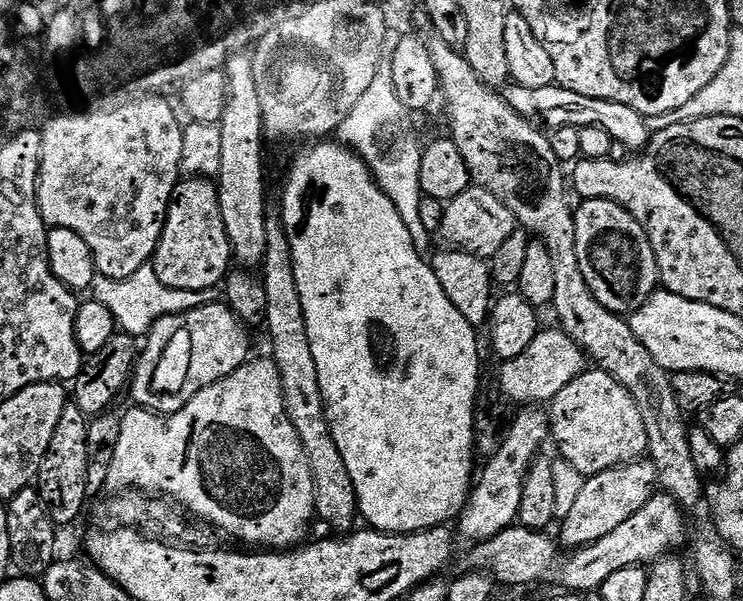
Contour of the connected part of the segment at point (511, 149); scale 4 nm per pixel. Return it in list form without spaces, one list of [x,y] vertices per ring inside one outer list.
[[[433,35],[431,39],[427,41],[427,46],[430,50],[430,58],[434,62],[436,76],[440,80],[442,104],[444,100],[445,106],[448,107],[448,128],[452,131],[449,132],[450,139],[458,146],[458,151],[466,161],[466,170],[470,170],[472,184],[494,194],[494,198],[502,201],[510,210],[510,214],[514,214],[517,225],[535,237],[539,243],[544,244],[546,250],[550,250],[554,270],[554,298],[550,307],[558,310],[559,331],[566,333],[582,349],[585,357],[591,363],[592,360],[596,363],[593,365],[599,371],[610,374],[610,378],[618,381],[630,394],[630,398],[634,398],[638,406],[638,414],[642,414],[642,422],[646,426],[648,439],[646,456],[654,466],[659,487],[667,495],[675,498],[681,509],[689,510],[688,508],[694,507],[699,500],[701,503],[705,499],[706,488],[703,482],[702,484],[700,482],[702,474],[698,466],[694,466],[694,457],[690,455],[688,442],[690,424],[689,421],[684,421],[687,420],[686,413],[678,406],[678,398],[674,398],[670,373],[662,366],[658,366],[650,350],[646,350],[646,346],[638,342],[631,323],[625,317],[615,316],[613,312],[606,310],[606,306],[602,306],[602,302],[598,302],[598,298],[590,294],[590,286],[586,286],[582,266],[578,266],[576,218],[573,205],[568,205],[570,192],[566,187],[566,172],[560,160],[554,158],[554,150],[550,150],[548,136],[540,133],[535,128],[537,125],[529,117],[518,114],[518,110],[514,110],[514,106],[510,106],[501,93],[500,96],[496,93],[499,91],[495,87],[480,81],[463,51],[446,46],[446,42],[442,42],[442,38],[438,35]]]

